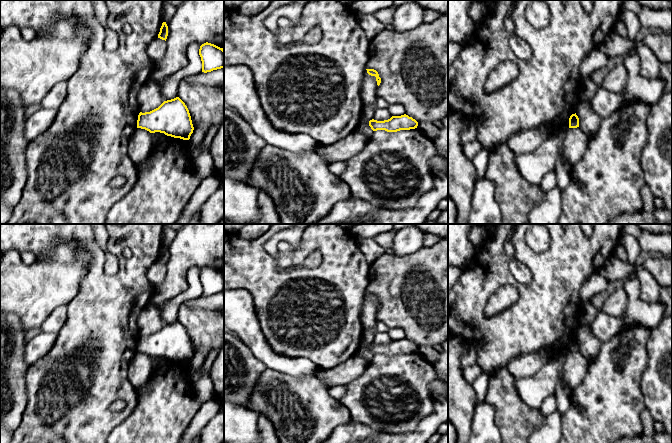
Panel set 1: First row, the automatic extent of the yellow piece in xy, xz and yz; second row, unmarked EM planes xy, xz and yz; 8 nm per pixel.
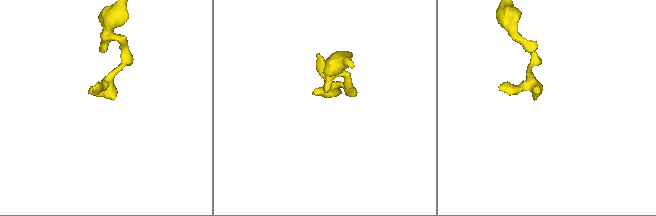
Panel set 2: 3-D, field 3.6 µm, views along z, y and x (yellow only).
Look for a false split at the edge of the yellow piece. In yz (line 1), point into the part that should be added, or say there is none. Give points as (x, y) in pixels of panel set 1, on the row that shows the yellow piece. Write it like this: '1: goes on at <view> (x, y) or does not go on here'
1: does not go on here

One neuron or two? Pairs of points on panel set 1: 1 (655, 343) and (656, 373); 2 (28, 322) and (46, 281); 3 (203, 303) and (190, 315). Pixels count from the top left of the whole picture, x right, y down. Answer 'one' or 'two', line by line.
1: one
2: one
3: two

